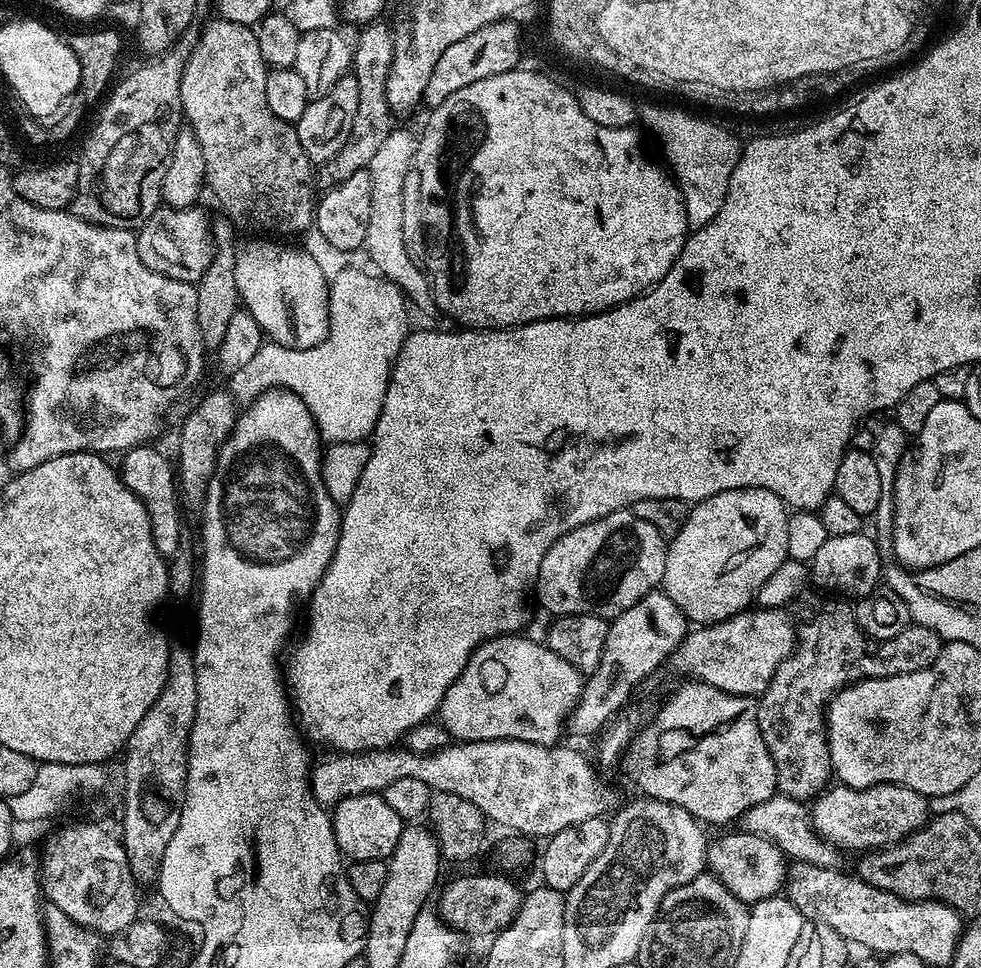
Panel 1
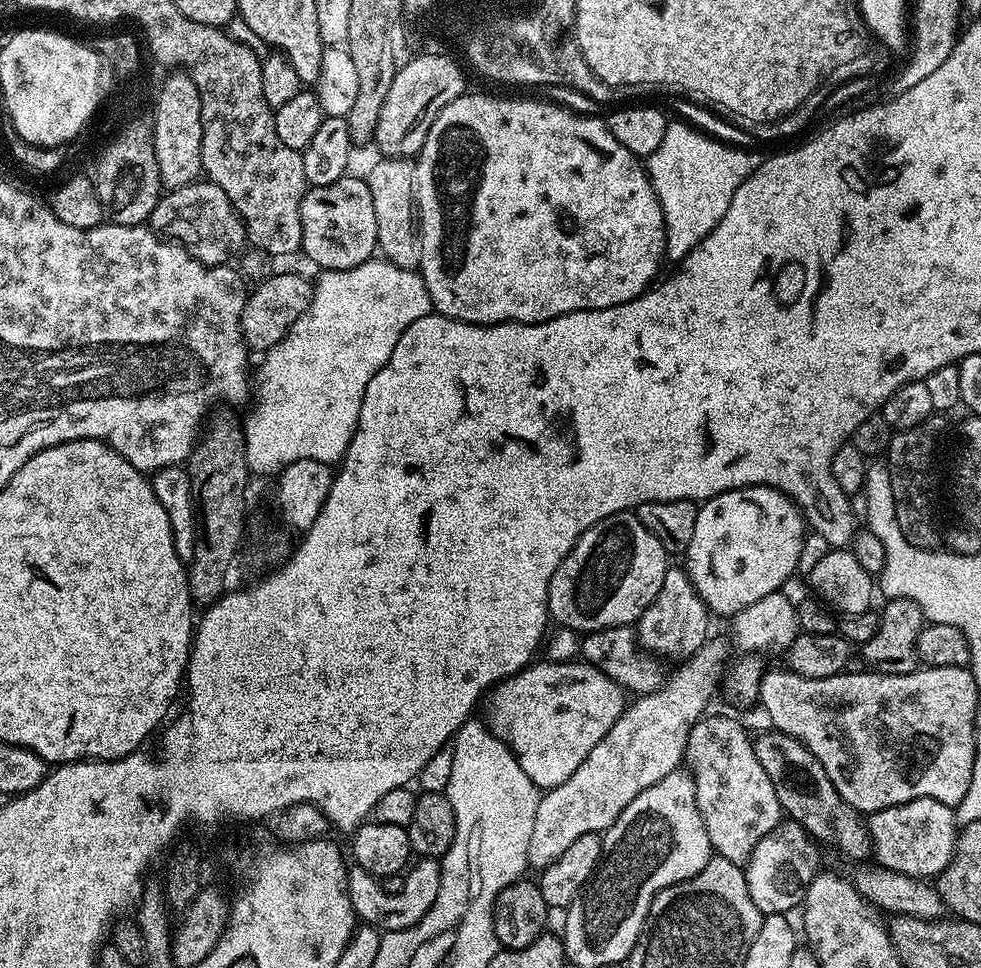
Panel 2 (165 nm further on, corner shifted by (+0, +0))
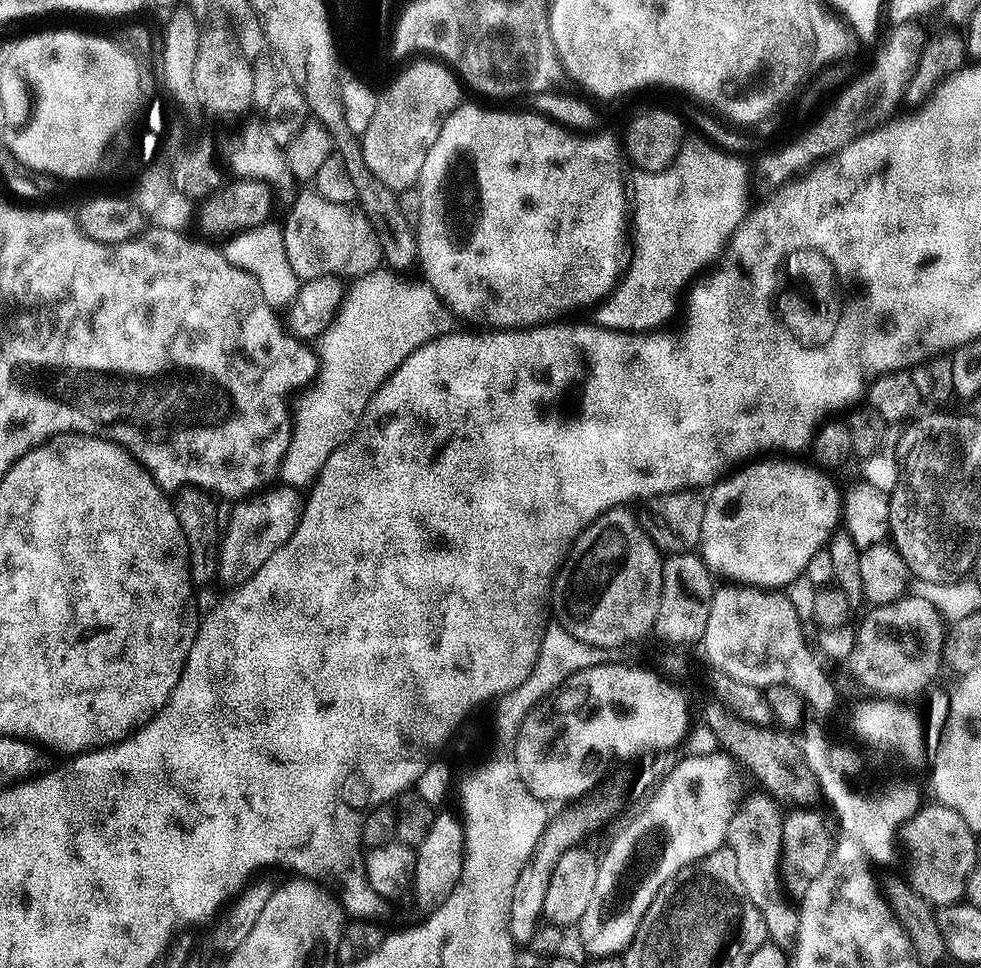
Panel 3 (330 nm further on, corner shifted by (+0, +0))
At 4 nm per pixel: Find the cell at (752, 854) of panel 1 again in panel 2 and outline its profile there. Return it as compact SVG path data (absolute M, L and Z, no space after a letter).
M789 818L754 846L743 869L750 898L754 898L754 906L758 906L761 914L788 914L795 904L797 907L803 901L812 877L818 872L816 849L817 845L807 830Z

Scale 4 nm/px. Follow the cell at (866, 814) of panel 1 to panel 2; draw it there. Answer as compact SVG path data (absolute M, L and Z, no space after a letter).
M914 798L905 804L878 810L867 817L874 860L898 874L935 878L946 870L956 852L958 821L951 807L934 798Z

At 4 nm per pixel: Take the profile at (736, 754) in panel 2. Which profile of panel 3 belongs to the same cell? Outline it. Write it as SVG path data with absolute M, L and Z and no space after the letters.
M756 790L753 796L746 797L741 804L739 801L738 807L733 811L728 821L726 846L734 850L734 859L738 861L738 879L742 881L746 894L750 894L750 902L758 906L762 922L766 922L768 940L774 944L788 946L795 941L800 913L794 907L793 901L782 894L780 851L784 818L785 813L781 805L772 796Z

